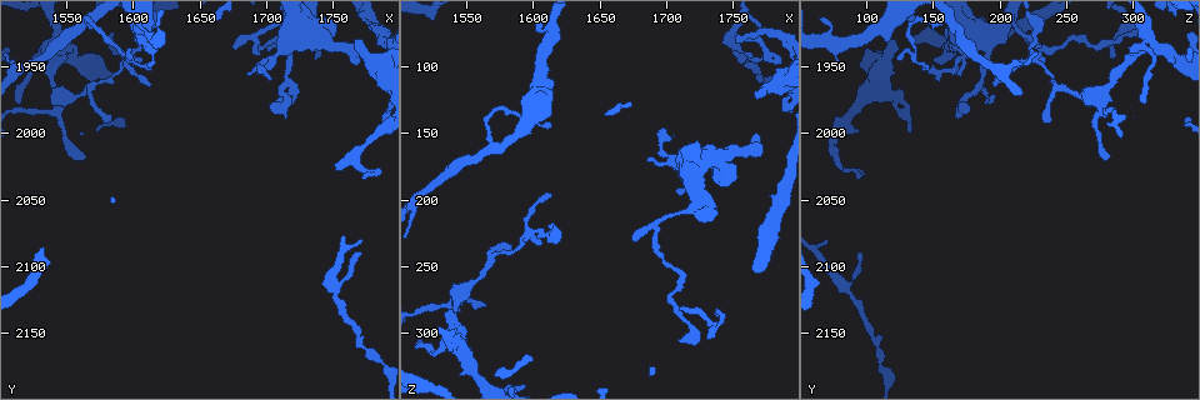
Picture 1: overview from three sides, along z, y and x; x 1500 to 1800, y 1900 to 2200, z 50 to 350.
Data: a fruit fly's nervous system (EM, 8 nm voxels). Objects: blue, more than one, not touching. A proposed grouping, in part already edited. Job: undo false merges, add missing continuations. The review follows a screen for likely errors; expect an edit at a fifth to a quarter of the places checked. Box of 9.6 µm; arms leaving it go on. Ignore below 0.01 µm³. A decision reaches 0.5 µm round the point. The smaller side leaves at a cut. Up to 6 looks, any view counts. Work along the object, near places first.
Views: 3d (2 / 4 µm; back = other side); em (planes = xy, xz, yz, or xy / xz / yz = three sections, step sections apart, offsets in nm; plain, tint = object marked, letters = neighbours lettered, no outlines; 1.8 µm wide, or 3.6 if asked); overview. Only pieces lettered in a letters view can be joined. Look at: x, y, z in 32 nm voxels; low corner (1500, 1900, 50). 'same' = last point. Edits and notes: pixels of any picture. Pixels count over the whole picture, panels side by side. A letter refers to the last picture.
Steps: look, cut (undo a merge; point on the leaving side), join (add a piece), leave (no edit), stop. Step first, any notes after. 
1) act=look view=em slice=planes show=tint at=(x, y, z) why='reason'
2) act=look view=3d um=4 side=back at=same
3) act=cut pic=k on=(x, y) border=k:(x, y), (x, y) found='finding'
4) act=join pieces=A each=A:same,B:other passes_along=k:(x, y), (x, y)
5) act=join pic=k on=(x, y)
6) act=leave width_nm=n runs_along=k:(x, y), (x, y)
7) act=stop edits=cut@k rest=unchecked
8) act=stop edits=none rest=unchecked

act=look view=3d um=2 at=(1766, 1932, 118) why='free end'

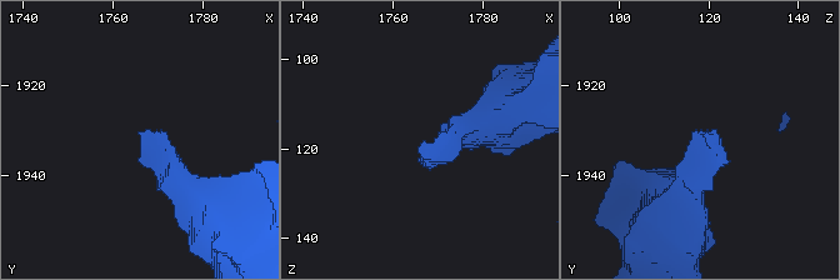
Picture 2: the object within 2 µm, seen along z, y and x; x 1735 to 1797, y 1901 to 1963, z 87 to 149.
act=look view=em slice=planes show=letters at=(1766, 1930, 118)

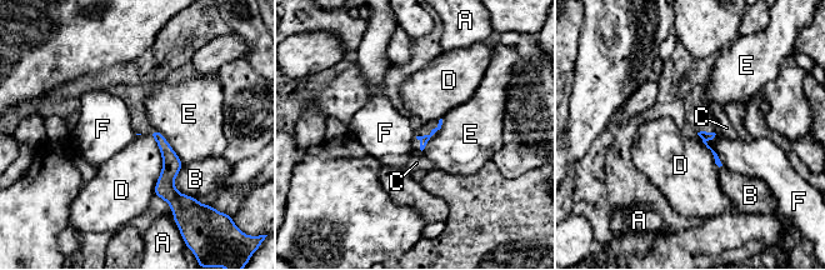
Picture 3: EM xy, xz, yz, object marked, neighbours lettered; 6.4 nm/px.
act=leave each=A:other,B:other,C:other,D:other,E:other,F:other border=3:(715, 134), (708, 145), (723, 165) found='none of them fits'

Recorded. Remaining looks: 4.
act=look view=3d um=2 at=(1750, 2026, 82) why='free end'

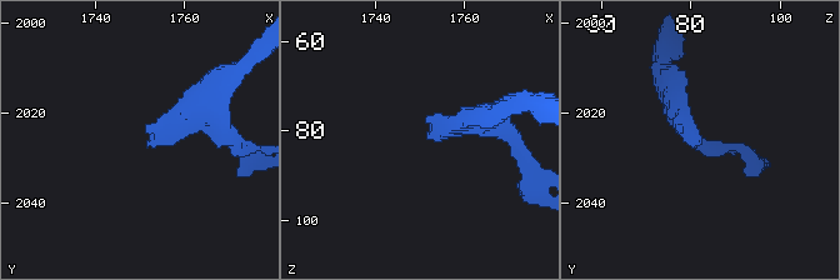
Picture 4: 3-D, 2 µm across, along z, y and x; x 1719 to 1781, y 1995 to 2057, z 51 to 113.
act=look view=em slice=xy step=16 show=tint at=(1752, 2027, 81) why='need the tissue'

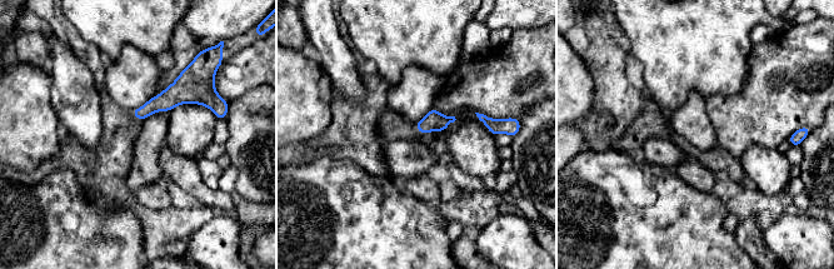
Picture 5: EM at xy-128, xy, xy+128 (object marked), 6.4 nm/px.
act=look view=em slice=planes show=letters at=same

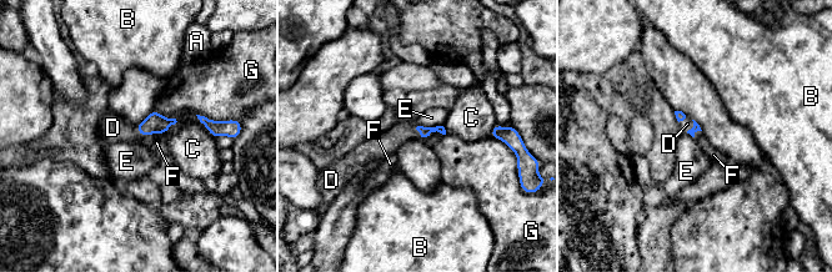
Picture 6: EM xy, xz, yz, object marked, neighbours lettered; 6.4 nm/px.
act=join pieces=D each=A:other,B:other,C:other,D:same,E:other,F:other,G:other passes_along=6:(696, 127), (693, 126), (687, 124) found='the cell continues'

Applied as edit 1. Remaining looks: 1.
act=stop edits=join@6 rest=unchecked

